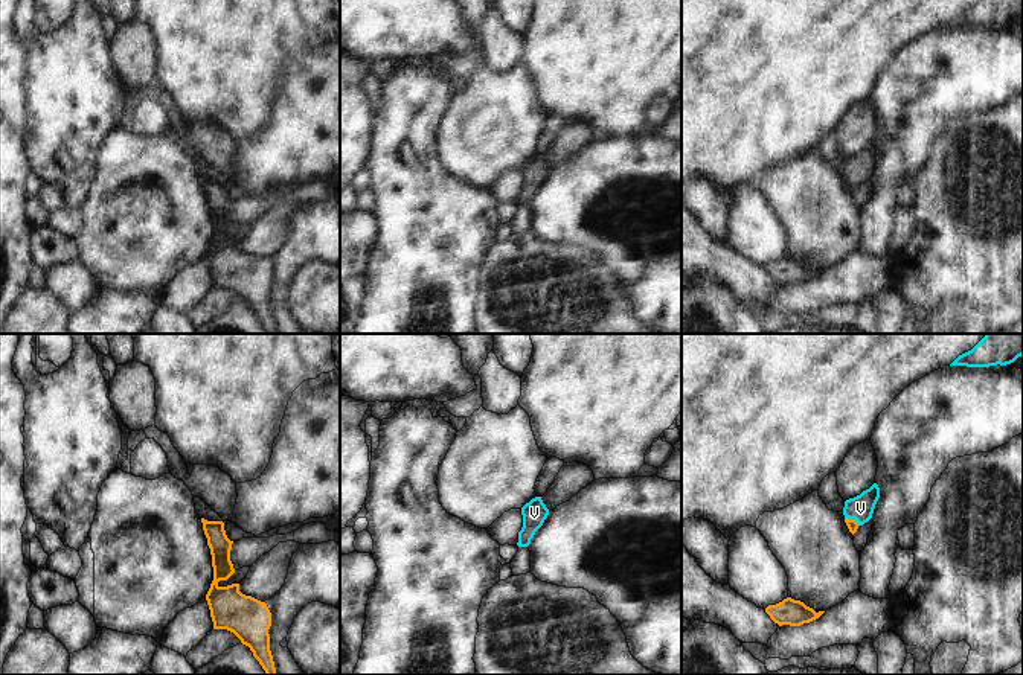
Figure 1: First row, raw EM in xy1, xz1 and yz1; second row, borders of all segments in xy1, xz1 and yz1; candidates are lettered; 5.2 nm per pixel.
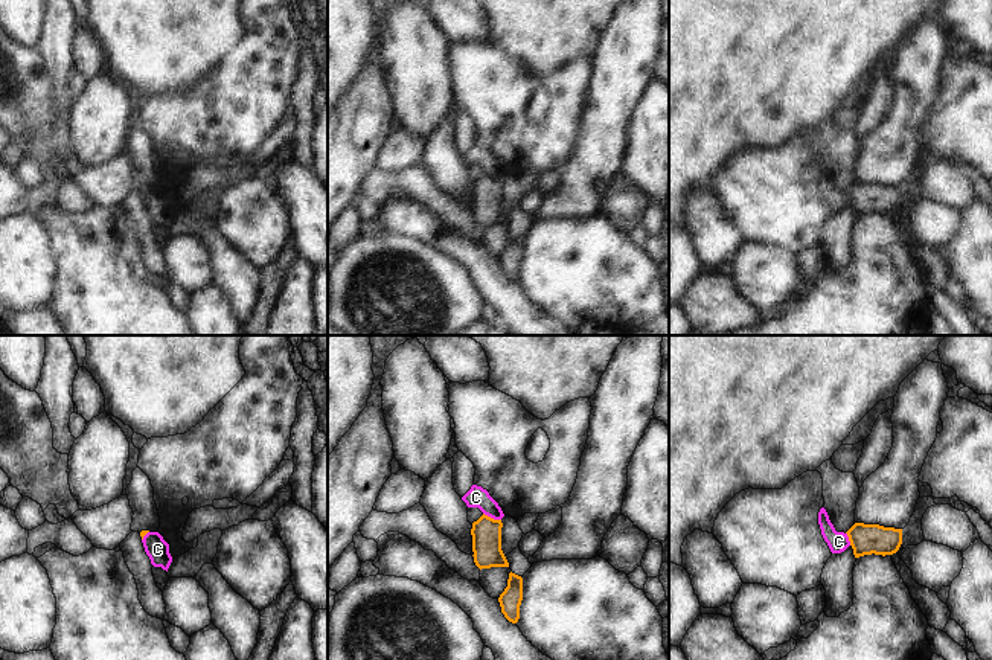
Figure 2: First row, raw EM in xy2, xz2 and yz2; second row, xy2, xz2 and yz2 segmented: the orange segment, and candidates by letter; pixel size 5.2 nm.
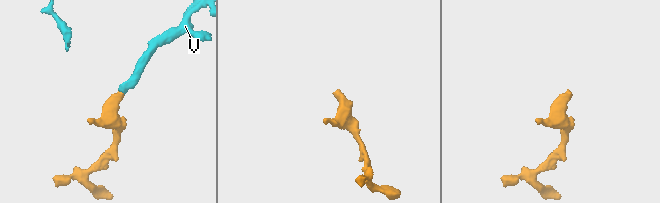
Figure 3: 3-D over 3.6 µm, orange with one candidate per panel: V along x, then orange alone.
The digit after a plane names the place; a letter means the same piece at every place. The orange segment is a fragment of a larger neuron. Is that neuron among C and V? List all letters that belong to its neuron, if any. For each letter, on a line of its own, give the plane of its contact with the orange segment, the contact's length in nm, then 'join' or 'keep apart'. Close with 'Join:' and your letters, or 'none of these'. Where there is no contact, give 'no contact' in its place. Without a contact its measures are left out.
C: meets orange in xz2; contact 100 nm long; keep apart
V: meets orange in yz1; contact 90 nm long; join
Join: V

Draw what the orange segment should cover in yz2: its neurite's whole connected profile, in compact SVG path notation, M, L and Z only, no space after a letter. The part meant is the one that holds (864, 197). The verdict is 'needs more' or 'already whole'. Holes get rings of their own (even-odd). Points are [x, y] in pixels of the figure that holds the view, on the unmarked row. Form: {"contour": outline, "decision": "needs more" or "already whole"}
{"contour": "M855 181L847 191L855 216L893 213L902 203L902 187Z", "decision": "already whole"}

